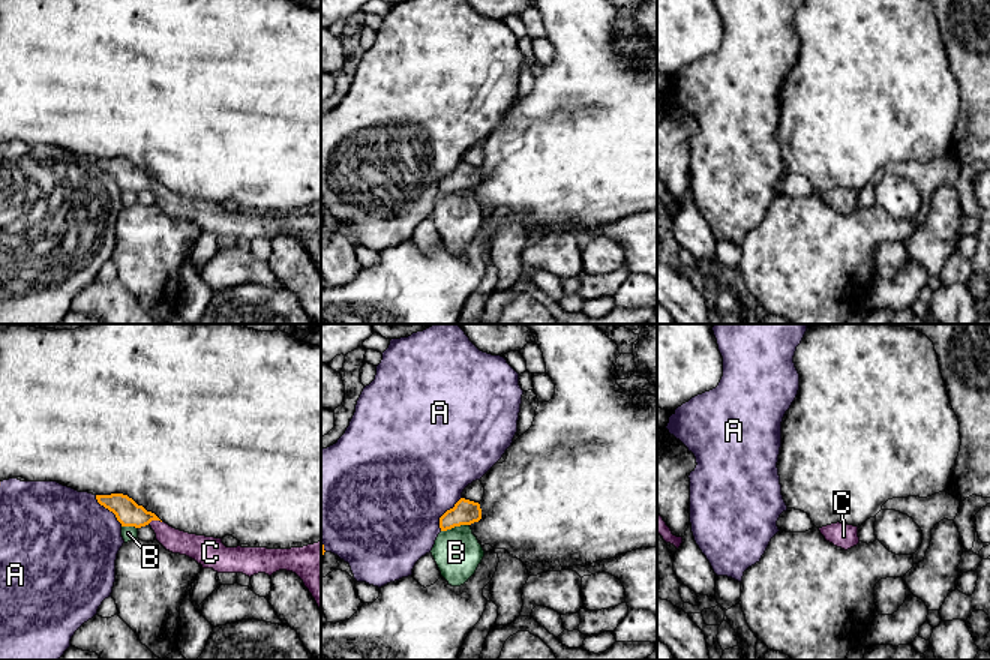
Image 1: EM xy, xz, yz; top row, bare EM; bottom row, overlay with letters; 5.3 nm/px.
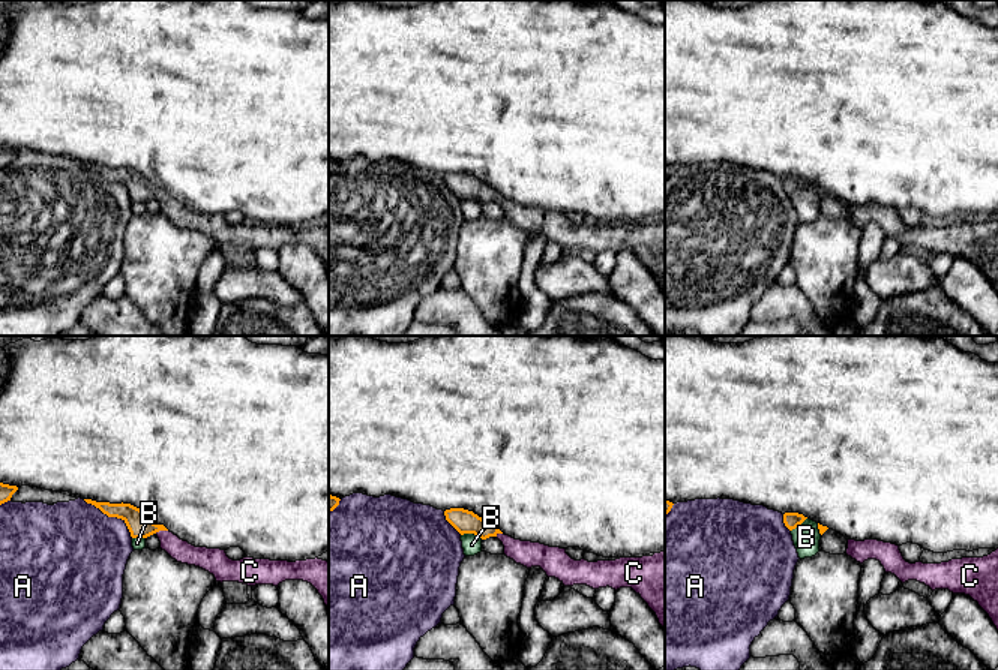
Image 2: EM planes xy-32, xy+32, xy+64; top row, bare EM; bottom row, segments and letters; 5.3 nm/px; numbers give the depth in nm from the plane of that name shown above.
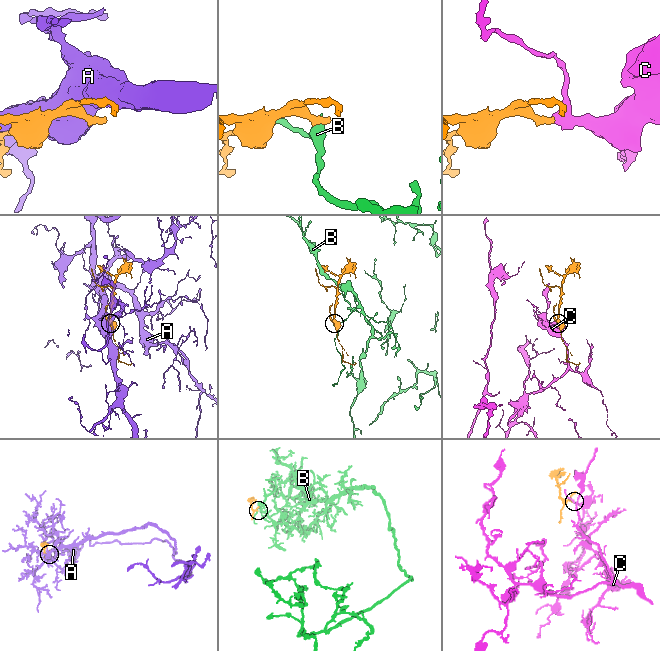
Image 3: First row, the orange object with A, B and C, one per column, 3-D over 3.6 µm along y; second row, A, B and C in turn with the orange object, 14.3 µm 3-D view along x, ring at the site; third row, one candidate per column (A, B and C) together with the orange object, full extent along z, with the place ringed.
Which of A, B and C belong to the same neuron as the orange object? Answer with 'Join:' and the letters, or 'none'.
Join: C

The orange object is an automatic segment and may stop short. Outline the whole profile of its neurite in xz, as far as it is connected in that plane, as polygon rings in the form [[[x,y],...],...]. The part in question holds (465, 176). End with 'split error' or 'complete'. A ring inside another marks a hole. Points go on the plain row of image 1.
[[[460,162],[453,172],[447,174],[440,182],[441,195],[452,194],[460,189],[471,189],[482,183],[482,172],[478,166]]]; complete

